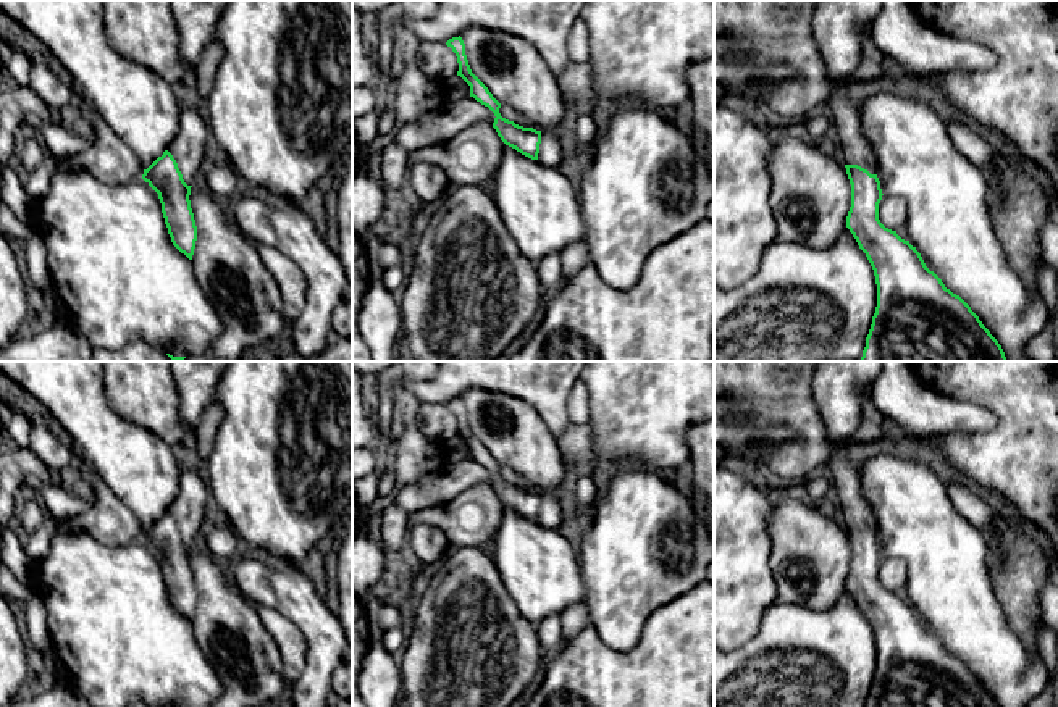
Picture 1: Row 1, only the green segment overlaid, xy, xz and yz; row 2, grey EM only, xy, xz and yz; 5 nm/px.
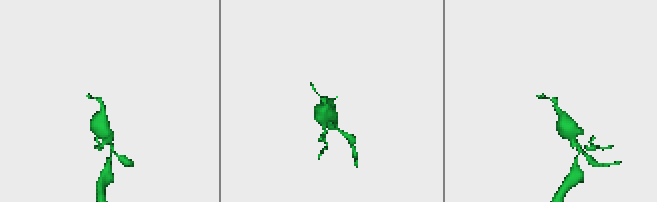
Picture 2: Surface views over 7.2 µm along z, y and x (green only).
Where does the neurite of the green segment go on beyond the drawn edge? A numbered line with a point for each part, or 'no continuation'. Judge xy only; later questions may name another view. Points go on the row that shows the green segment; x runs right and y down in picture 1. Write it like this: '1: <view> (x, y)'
1: xy (188, 147)

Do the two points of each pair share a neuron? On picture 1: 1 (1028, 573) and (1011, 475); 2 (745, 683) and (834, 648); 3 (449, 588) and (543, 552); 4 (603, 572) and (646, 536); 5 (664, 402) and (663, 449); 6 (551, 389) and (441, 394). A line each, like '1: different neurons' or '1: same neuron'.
1: different neurons
2: same neuron
3: different neurons
4: same neuron
5: same neuron
6: same neuron

